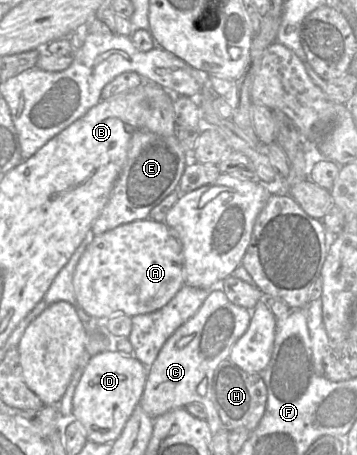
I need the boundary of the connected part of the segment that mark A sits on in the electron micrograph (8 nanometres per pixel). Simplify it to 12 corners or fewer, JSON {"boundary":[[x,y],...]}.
{"boundary":[[150,218],[95,235],[73,276],[93,320],[166,305],[183,247]]}

